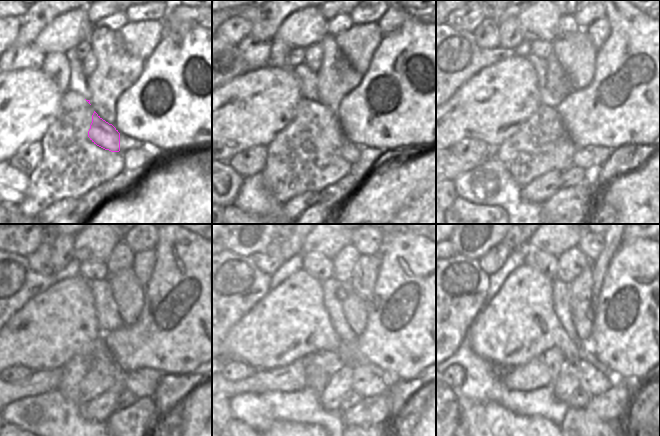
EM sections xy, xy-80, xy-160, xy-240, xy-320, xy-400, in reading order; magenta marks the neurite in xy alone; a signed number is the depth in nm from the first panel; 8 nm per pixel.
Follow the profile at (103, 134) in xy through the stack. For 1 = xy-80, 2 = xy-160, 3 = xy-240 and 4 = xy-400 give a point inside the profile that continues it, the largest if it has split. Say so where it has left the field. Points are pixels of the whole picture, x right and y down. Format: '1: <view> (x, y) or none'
1: xy-80 (349, 151)
2: xy-160 (582, 158)
3: xy-240 (141, 387)
4: xy-400 (592, 380)

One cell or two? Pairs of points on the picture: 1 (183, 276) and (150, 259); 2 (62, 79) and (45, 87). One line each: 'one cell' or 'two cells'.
1: two cells
2: two cells

